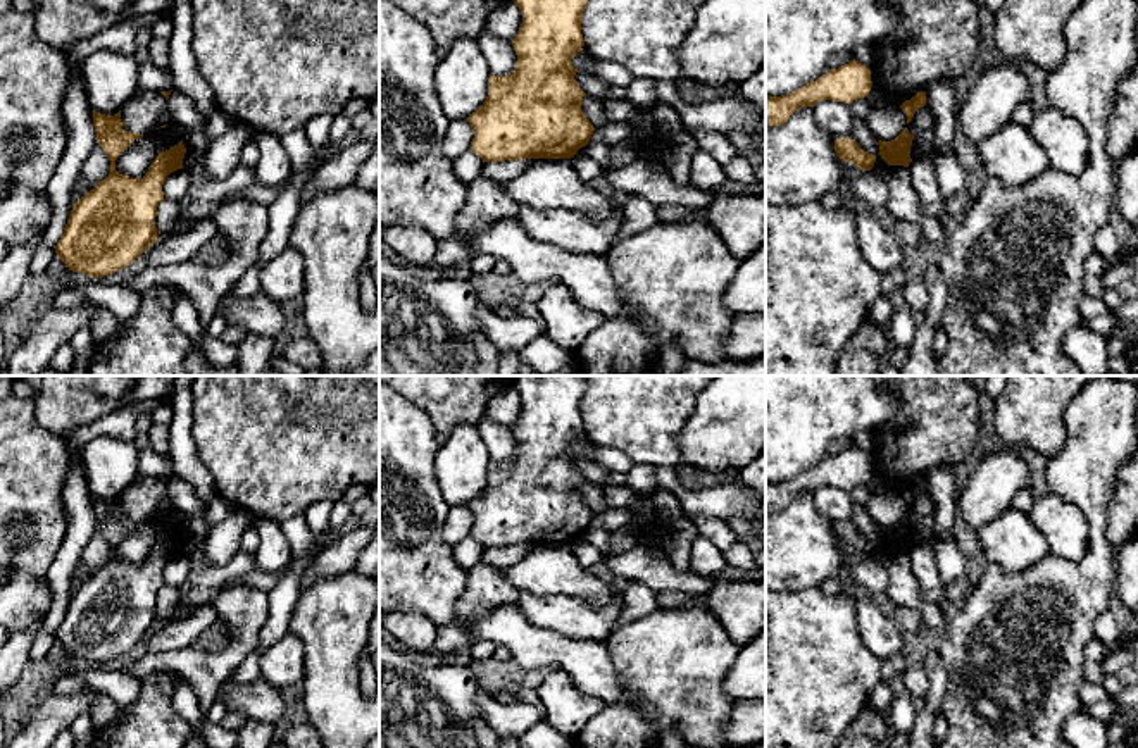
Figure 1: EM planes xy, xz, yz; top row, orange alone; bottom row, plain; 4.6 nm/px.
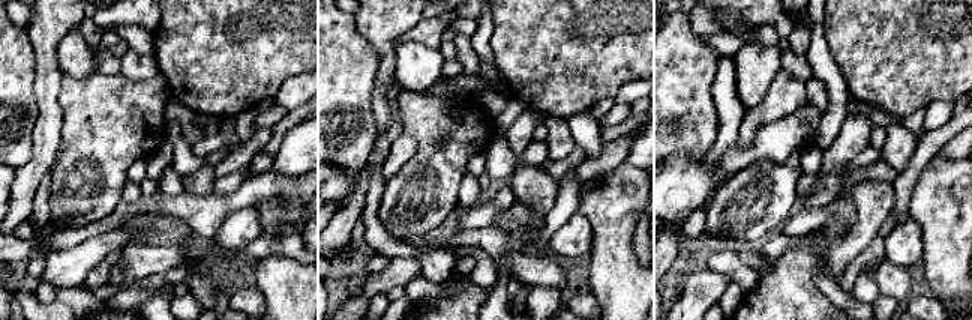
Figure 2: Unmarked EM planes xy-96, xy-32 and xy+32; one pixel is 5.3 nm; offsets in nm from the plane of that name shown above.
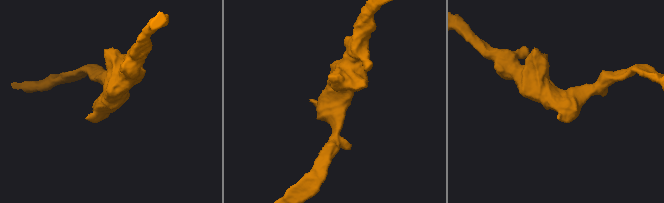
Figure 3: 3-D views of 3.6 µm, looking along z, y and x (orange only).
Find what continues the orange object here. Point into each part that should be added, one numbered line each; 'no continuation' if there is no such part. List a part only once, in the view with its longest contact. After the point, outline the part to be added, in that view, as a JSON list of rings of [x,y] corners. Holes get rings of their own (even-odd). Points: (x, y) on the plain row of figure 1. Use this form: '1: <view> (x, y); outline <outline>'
no continuation

